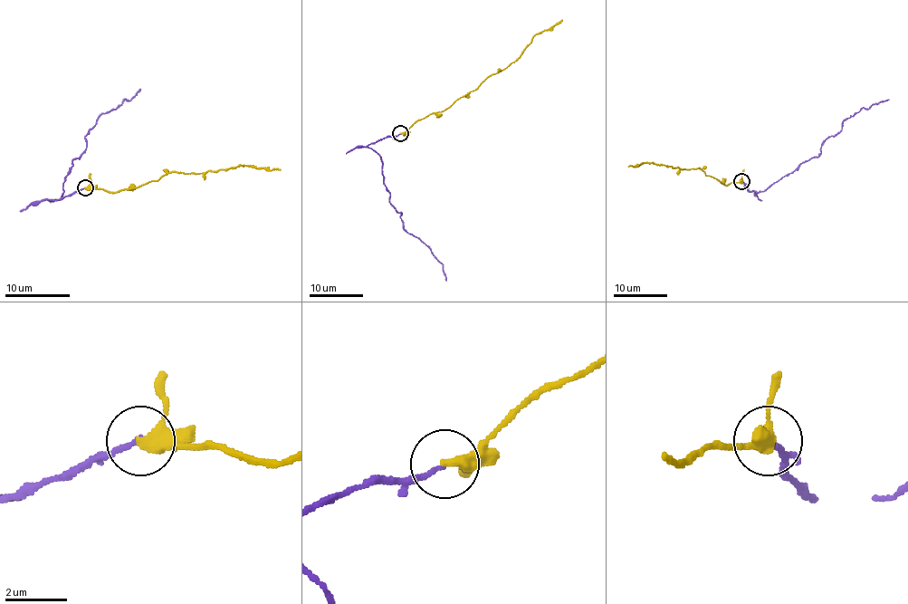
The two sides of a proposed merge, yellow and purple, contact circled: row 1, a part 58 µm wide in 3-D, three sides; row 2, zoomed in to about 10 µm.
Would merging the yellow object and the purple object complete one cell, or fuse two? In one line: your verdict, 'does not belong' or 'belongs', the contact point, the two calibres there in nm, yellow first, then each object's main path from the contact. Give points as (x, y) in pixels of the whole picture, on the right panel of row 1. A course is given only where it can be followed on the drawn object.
does not belong; at (741, 181); 360 nm thick on the yellow side, 150 nm on the other; yellow runs (741, 181), (724, 184), (700, 168), (684, 169), (643, 163), (635, 167), (628, 166); purple runs (742, 181), (750, 191), (769, 188), (821, 152), (821, 144), (835, 136), (845, 119), (863, 108), (888, 100)

